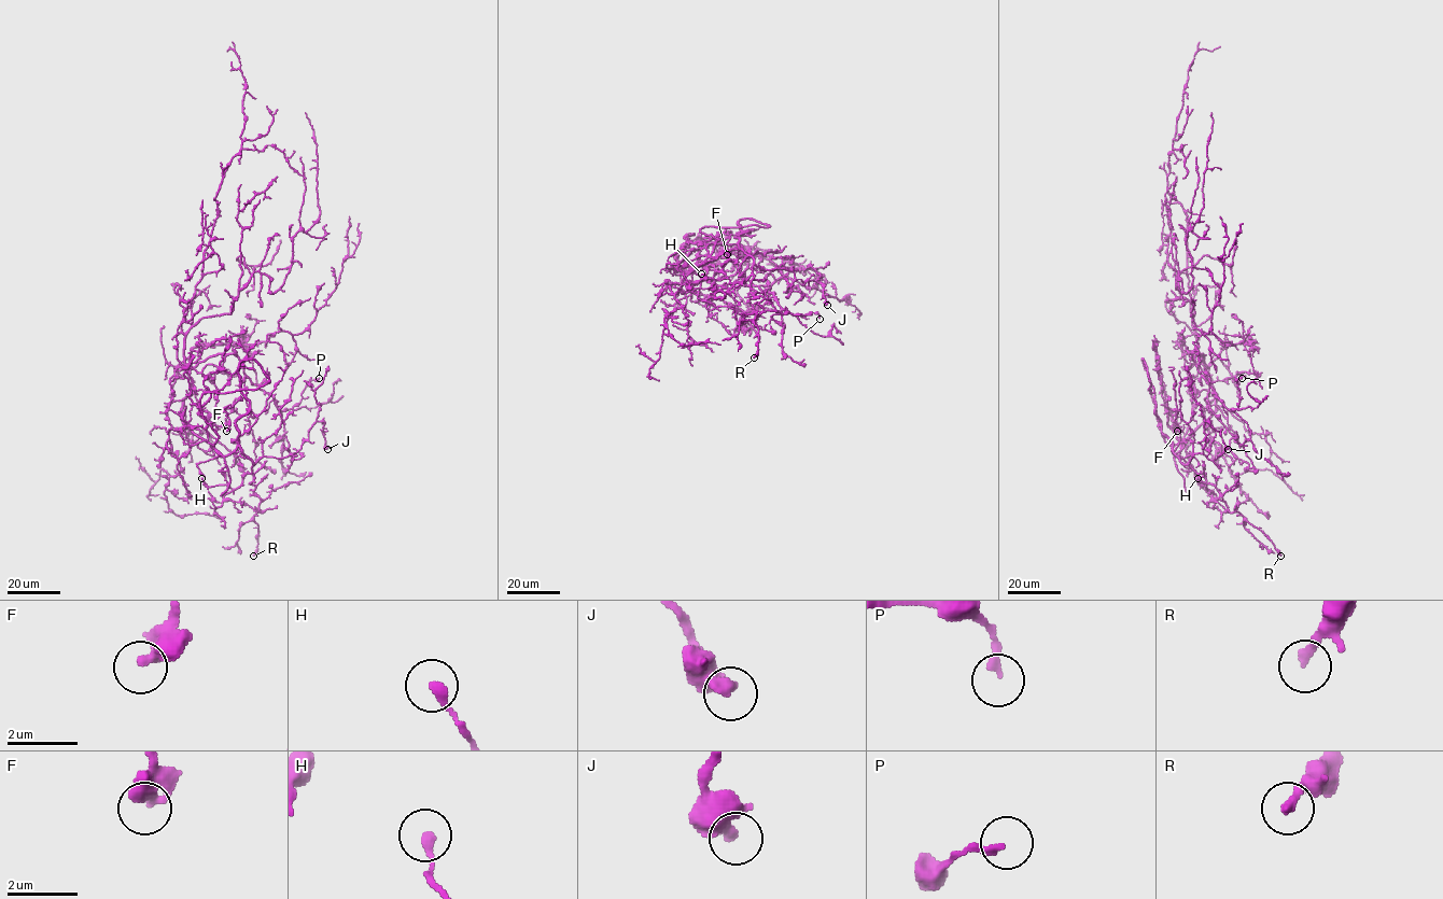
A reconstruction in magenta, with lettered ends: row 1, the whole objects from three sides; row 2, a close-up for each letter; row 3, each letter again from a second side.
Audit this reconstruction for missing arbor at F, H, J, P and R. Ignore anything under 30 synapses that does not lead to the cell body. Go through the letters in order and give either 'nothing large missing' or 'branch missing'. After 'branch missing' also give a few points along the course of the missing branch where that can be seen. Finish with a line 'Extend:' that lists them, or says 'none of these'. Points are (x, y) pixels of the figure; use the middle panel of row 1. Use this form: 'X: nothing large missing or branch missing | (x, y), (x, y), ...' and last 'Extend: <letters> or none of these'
F: nothing large missing
H: nothing large missing
J: nothing large missing
P: nothing large missing
R: nothing large missing
Extend: none of these

